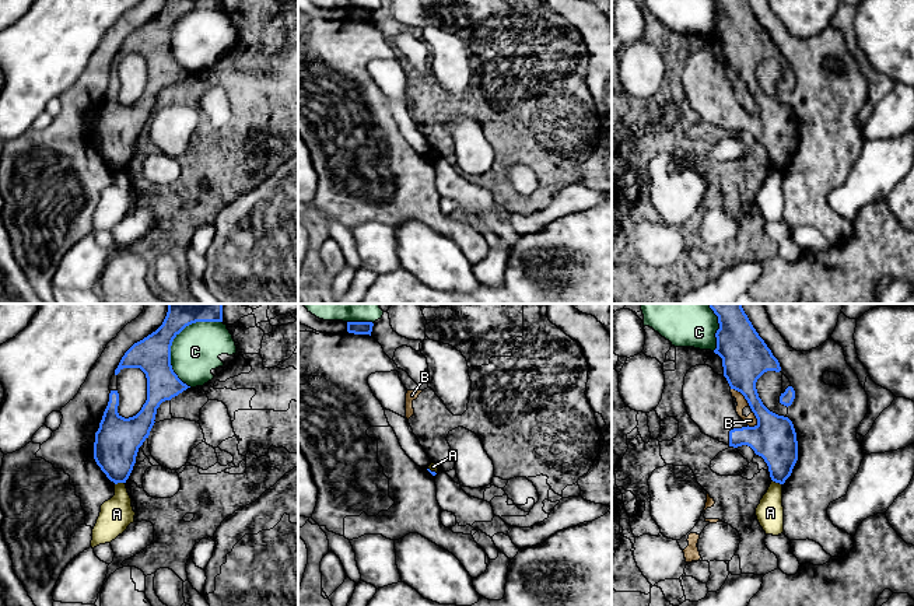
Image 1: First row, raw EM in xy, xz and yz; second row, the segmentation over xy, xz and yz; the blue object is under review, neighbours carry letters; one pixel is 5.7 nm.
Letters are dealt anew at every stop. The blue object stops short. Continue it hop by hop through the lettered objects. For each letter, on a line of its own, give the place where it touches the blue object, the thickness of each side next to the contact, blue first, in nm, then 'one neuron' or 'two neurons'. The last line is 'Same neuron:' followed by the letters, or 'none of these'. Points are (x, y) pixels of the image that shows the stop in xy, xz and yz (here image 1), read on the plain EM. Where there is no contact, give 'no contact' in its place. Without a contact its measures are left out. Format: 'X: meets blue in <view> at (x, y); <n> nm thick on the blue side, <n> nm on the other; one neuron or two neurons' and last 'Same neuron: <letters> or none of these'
A: meets blue in xy at (119, 168); 260 nm thick on the blue side, 190 nm on the other; two neurons
B: meets blue in yz at (742, 80); 280 nm thick on the blue side, 70 nm on the other; two neurons
C: meets blue in xy at (174, 24); 200 nm thick on the blue side, 280 nm on the other; two neurons
Same neuron: none of these

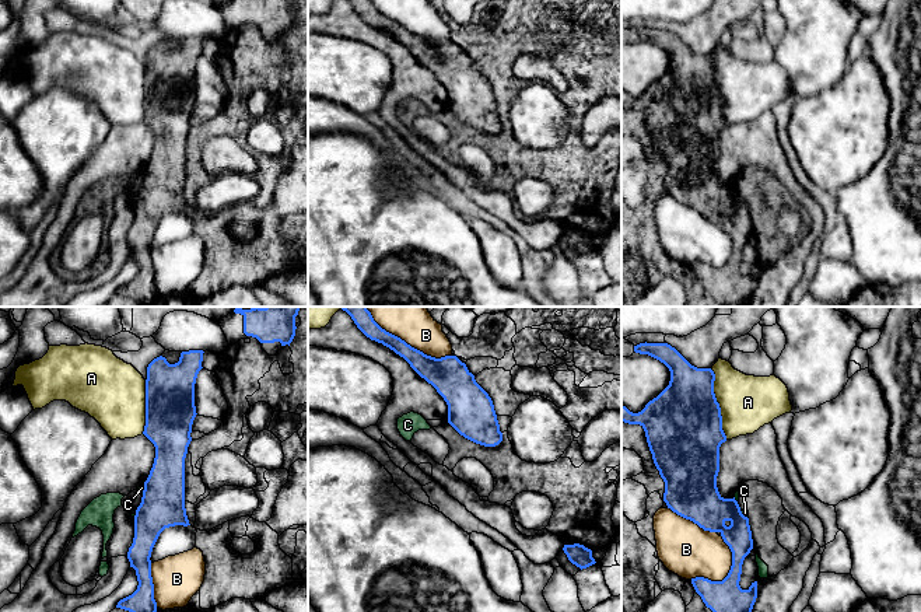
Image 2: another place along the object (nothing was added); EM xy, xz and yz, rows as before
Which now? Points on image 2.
A: meets blue in yz at (718, 90); 440 nm thick on the blue side, 320 nm on the other; two neurons
B: meets blue in xz at (409, 31); 180 nm thick on the blue side, 200 nm on the other; two neurons
C: meets blue in xy at (143, 177); 260 nm thick on the blue side, 20 nm on the other; one neuron
Same neuron: C

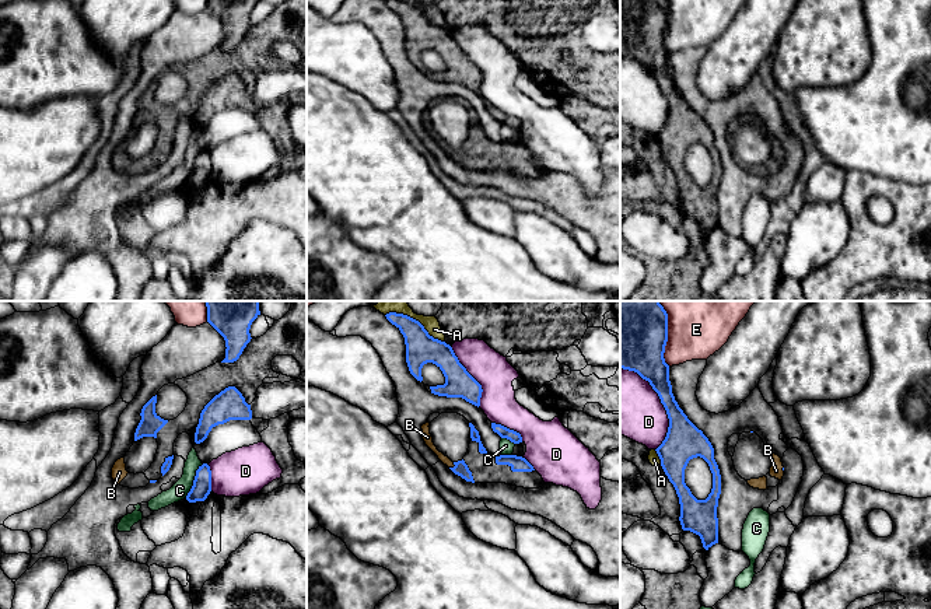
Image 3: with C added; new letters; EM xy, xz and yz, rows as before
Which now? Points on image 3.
A: meets blue in xz at (423, 14); 180 nm thick on the blue side, 90 nm on the other; two neurons
B: meets blue in xz at (454, 153); 80 nm thick on the blue side, 50 nm on the other; one neuron
C: meets blue in xy at (193, 167); 110 nm thick on the blue side, 100 nm on the other; two neurons
D: meets blue in yz at (661, 88); 200 nm thick on the blue side, 380 nm on the other; two neurons
E: meets blue in yz at (667, 27); 340 nm thick on the blue side, 280 nm on the other; two neurons
Same neuron: B

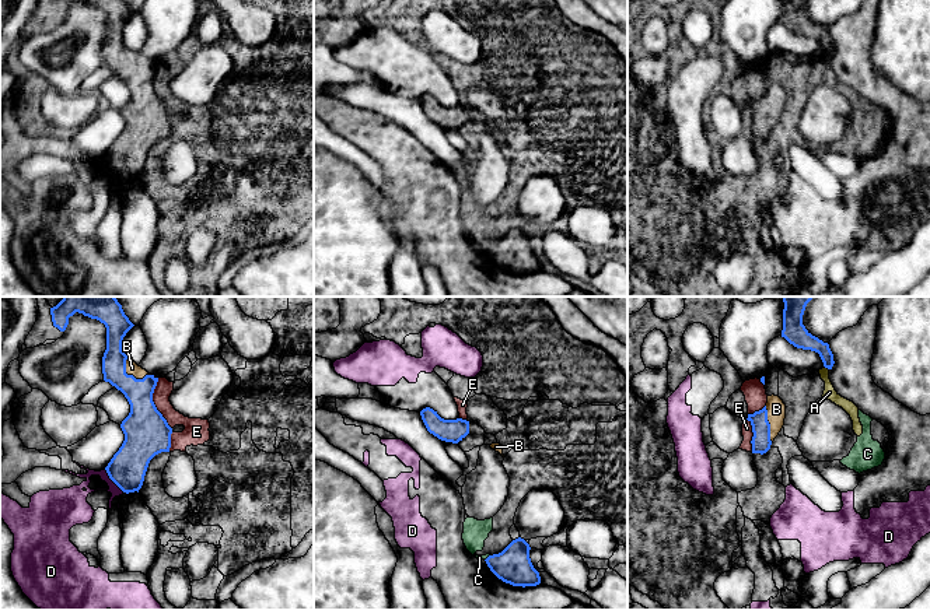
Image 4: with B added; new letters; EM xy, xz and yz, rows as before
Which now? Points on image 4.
A: meets blue in yz at (827, 53); 120 nm thick on the blue side, 70 nm on the other; two neurons
B: meets blue in xy at (132, 62); 170 nm thick on the blue side, 80 nm on the other; two neurons
C: meets blue in xz at (488, 244); 220 nm thick on the blue side, 30 nm on the other; two neurons
D: meets blue in xy at (114, 168); 220 nm thick on the blue side, 140 nm on the other; two neurons
E: meets blue in xy at (153, 90); 260 nm thick on the blue side, 100 nm on the other; two neurons
Same neuron: none of these

